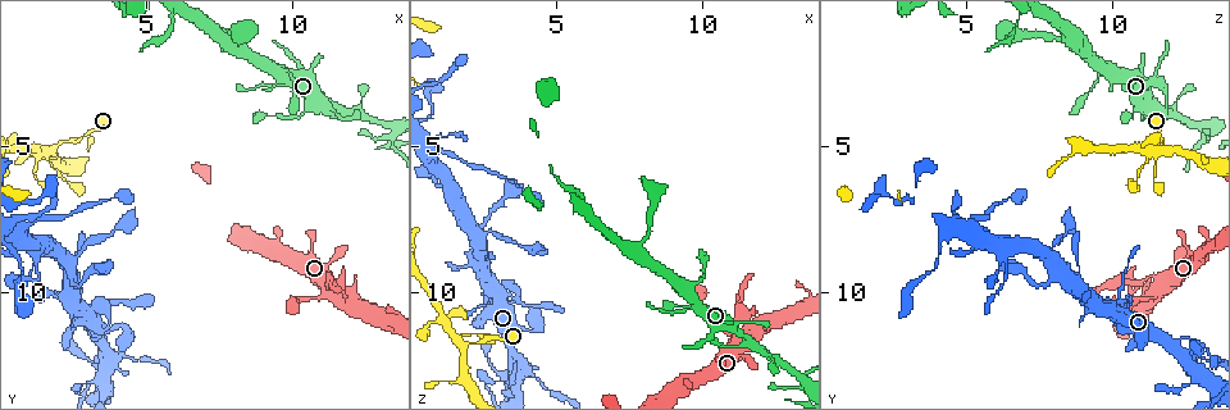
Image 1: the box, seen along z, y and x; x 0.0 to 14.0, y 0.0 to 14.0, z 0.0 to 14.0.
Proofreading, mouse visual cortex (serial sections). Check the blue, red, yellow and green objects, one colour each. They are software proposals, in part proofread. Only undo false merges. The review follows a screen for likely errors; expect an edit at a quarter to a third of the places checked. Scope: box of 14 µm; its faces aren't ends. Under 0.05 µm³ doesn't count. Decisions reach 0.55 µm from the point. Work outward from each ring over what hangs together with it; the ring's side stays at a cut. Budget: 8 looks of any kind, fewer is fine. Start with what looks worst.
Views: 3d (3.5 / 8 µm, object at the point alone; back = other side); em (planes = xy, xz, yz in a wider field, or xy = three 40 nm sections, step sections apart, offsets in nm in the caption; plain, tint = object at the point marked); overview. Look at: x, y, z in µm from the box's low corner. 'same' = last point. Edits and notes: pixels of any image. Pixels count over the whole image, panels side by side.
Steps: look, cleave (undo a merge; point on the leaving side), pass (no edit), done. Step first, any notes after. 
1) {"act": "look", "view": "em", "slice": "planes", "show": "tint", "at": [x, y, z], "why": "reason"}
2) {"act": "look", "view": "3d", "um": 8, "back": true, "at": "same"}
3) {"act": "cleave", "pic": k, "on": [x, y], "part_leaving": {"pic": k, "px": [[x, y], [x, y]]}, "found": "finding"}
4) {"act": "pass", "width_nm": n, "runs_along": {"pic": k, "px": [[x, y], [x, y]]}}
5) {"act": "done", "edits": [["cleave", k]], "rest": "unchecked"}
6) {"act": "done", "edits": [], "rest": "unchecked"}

{"act": "look", "view": "3d", "um": 3.5, "at": [1.9, 5.1, 11.7]}

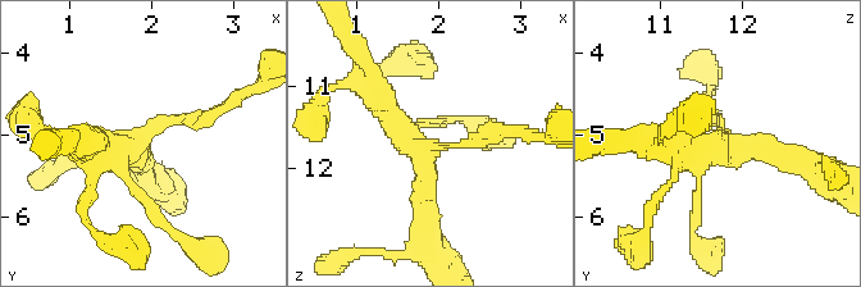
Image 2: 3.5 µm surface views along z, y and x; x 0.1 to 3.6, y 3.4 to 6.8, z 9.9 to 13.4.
{"act": "look", "view": "em", "slice": "xy", "step": 3, "show": "tint", "at": [1.85, 5.10, 11.75], "arms": 4, "arm_widths_nm": [100, 200, 300, 350], "why": "shape alone is not enough"}

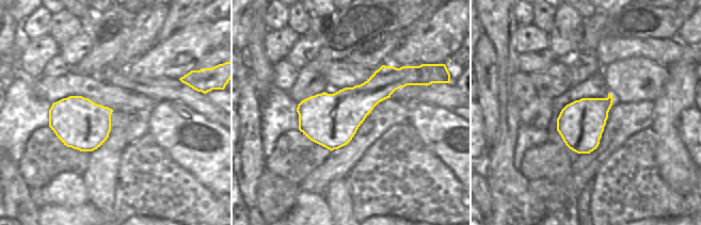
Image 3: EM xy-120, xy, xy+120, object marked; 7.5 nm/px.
{"act": "look", "view": "em", "slice": "xy", "step": 5, "show": "tint", "at": "same", "why": "another direction"}

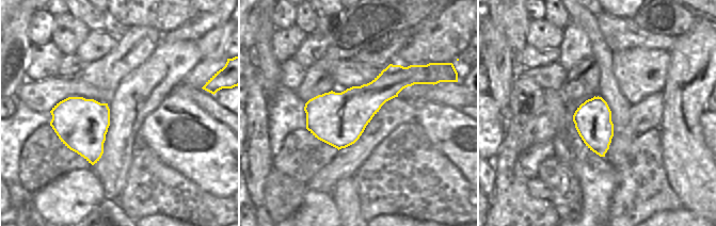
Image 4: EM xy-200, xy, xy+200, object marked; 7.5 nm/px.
{"act": "pass", "runs_along": {"pic": 2, "px": [[501, 130], [473, 144], [418, 146], [374, 87]]}, "found": "continuous, no second cell"}

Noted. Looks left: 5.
{"act": "look", "view": "3d", "um": 3.5, "at": [3.2, 10.5, 9.8], "why": "abrupt turn"}

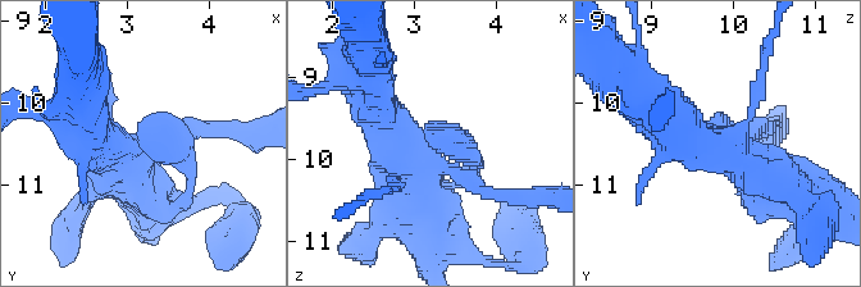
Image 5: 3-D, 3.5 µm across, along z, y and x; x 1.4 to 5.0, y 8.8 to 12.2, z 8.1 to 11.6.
{"act": "look", "view": "em", "slice": "xy", "step": 5, "show": "tint", "at": [3.30, 10.55, 9.80]}

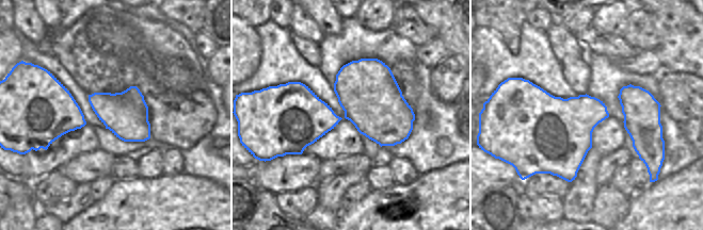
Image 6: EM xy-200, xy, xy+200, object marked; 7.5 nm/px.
{"act": "pass", "runs_along": {"pic": 5, "px": [[426, 204], [473, 164]]}, "found": "one cell here"}

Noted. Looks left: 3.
{"act": "look", "view": "3d", "um": 3.5, "at": [1.3, 7.5, 5.3], "why": "sudden change in width"}

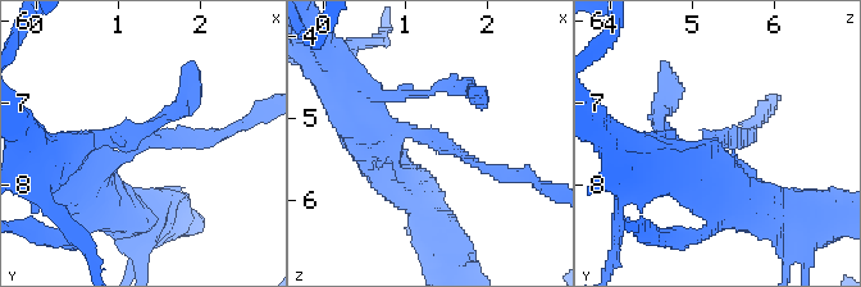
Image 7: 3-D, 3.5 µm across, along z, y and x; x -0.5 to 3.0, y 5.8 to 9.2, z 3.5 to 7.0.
{"act": "look", "view": "em", "slice": "xy", "step": 3, "show": "tint", "at": [1.30, 7.50, 5.25], "arm_widths_nm": [150, 500], "why": "need the tissue"}

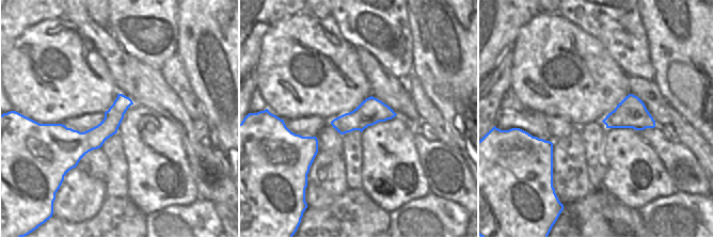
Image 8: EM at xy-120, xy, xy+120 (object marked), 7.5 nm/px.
{"act": "pass", "runs_along": {"pic": 8, "px": [[128, 101], [93, 138], [51, 129]]}, "found": "continuous, no second cell"}

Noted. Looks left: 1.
{"act": "done", "edits": [], "rest": "unchecked"}

